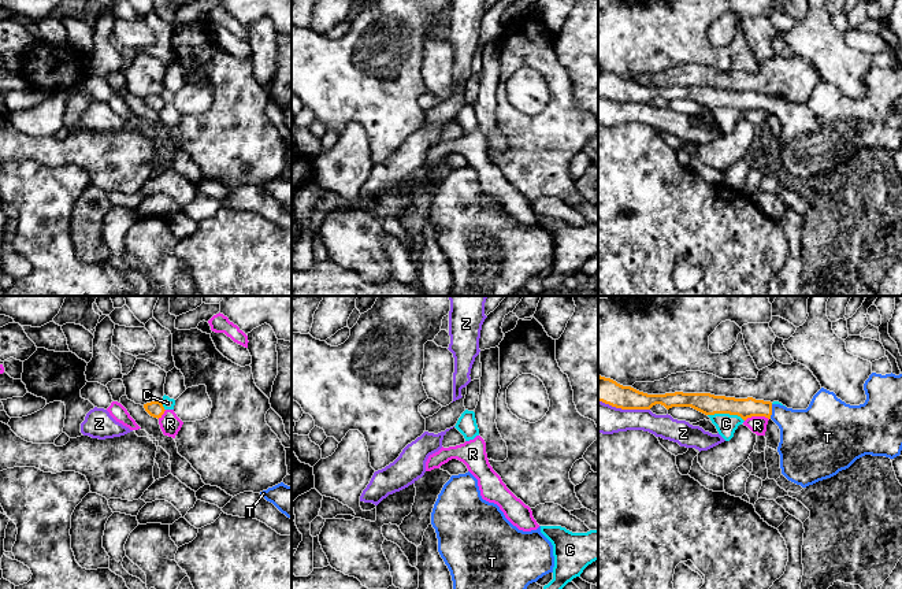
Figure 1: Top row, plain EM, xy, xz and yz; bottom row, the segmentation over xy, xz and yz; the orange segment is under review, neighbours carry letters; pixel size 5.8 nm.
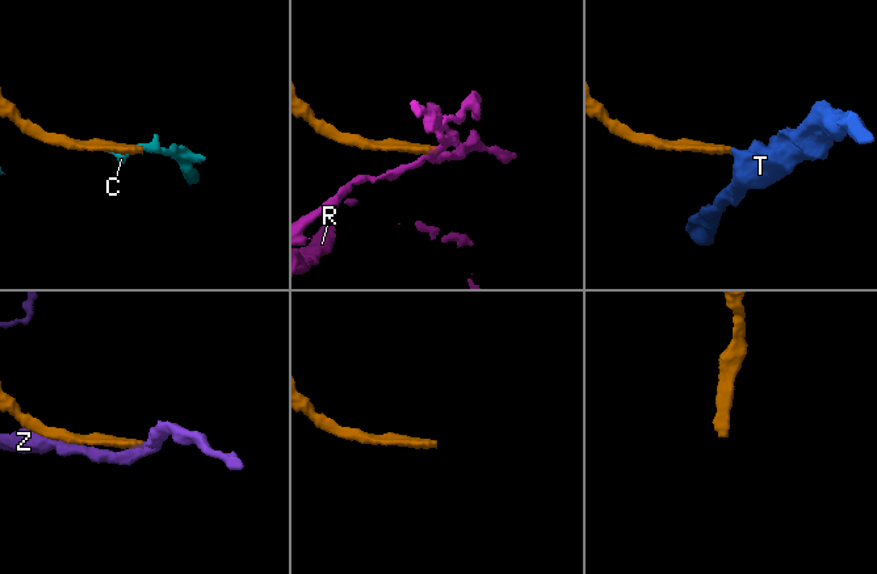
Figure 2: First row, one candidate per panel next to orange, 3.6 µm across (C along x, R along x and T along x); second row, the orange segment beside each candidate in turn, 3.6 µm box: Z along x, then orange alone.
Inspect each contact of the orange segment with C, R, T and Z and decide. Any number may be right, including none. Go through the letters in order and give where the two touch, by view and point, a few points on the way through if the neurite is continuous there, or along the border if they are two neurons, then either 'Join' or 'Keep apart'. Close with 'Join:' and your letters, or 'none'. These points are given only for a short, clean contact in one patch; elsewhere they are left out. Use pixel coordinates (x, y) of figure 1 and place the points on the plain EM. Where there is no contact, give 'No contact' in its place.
C: Touches orange at yz (726, 106). Boundary: yz (708, 107), (737, 107), (743, 114). Keep apart
R: Touches orange at yz (756, 108). Boundary: yz (768, 111), (749, 110), (745, 114). Keep apart
T: Touches orange at yz (771, 104). Path across: yz (749, 100), (771, 104), (778, 106), (806, 128). Join
Z: Touches orange at yz (624, 102). Keep apart
Join: T

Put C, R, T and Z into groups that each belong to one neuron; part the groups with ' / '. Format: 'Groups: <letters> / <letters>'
Groups: C / R / T / Z

